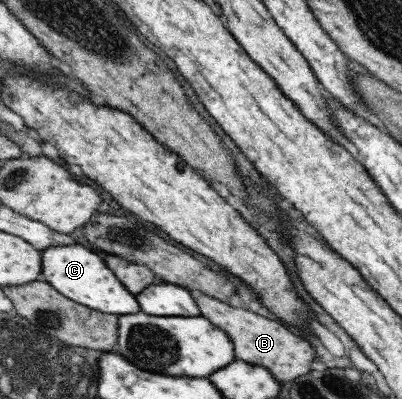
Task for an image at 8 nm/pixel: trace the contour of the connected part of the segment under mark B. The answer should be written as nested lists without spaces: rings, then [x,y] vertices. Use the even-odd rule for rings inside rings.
[[[199,296],[195,302],[199,306],[201,316],[205,316],[209,322],[213,322],[221,330],[225,330],[225,334],[231,338],[231,342],[235,344],[235,358],[237,360],[265,366],[273,374],[275,380],[295,380],[307,374],[308,367],[315,361],[315,350],[311,348],[309,342],[291,334],[289,328],[285,328],[273,320],[261,318],[249,310],[231,308],[223,302],[217,302],[215,298],[209,298],[209,296]],[[307,350],[309,350],[309,358],[307,358]]]

